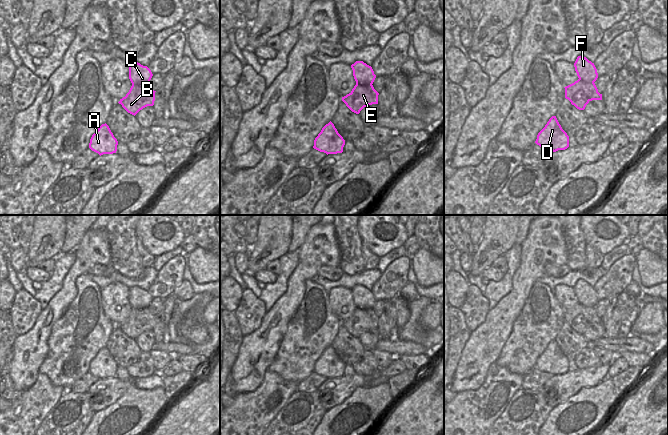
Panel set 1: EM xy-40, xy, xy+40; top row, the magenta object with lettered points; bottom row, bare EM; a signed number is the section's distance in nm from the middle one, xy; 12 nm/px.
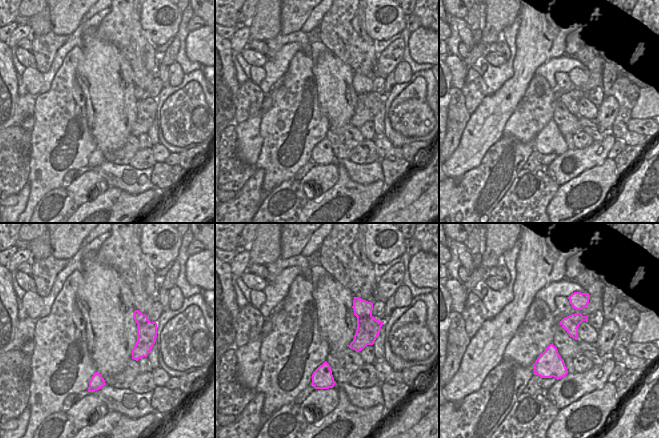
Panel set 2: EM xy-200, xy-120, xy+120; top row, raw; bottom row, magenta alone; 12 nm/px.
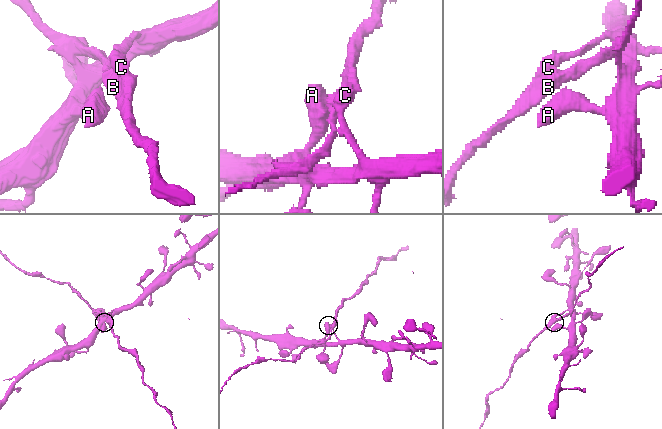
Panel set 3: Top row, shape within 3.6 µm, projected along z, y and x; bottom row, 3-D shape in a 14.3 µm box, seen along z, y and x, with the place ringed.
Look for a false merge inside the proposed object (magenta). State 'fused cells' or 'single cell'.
fused cells

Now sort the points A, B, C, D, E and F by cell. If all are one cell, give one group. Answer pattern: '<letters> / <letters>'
A C D F / B E

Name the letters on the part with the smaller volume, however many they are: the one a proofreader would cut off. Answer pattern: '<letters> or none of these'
B, E

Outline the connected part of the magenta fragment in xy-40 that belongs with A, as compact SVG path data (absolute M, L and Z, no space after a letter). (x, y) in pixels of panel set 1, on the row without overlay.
M105 347L92 359L89 372L101 380L103 378L116 377L117 369L117 363L114 361L109 350Z

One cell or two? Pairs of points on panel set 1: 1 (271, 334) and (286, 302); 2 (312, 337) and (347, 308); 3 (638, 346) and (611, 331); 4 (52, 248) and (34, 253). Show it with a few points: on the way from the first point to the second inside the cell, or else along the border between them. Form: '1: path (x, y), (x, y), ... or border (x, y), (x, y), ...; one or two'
1: path (278, 326), (282, 320), (283, 310); one
2: border (328, 294), (328, 304), (332, 312), (341, 321); two
3: border (605, 335), (617, 337); two
4: path (48, 248), (40, 248), (38, 250); one

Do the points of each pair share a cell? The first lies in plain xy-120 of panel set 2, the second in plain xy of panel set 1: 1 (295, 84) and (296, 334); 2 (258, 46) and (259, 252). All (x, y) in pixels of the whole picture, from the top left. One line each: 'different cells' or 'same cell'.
1: same cell
2: different cells

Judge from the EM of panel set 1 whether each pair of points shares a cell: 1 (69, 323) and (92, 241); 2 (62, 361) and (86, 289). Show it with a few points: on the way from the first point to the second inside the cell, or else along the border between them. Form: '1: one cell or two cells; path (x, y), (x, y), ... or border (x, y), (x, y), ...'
1: two cells; border (86, 273), (83, 273), (75, 281), (75, 296)
2: one cell; path (73, 343), (84, 329), (86, 307)

